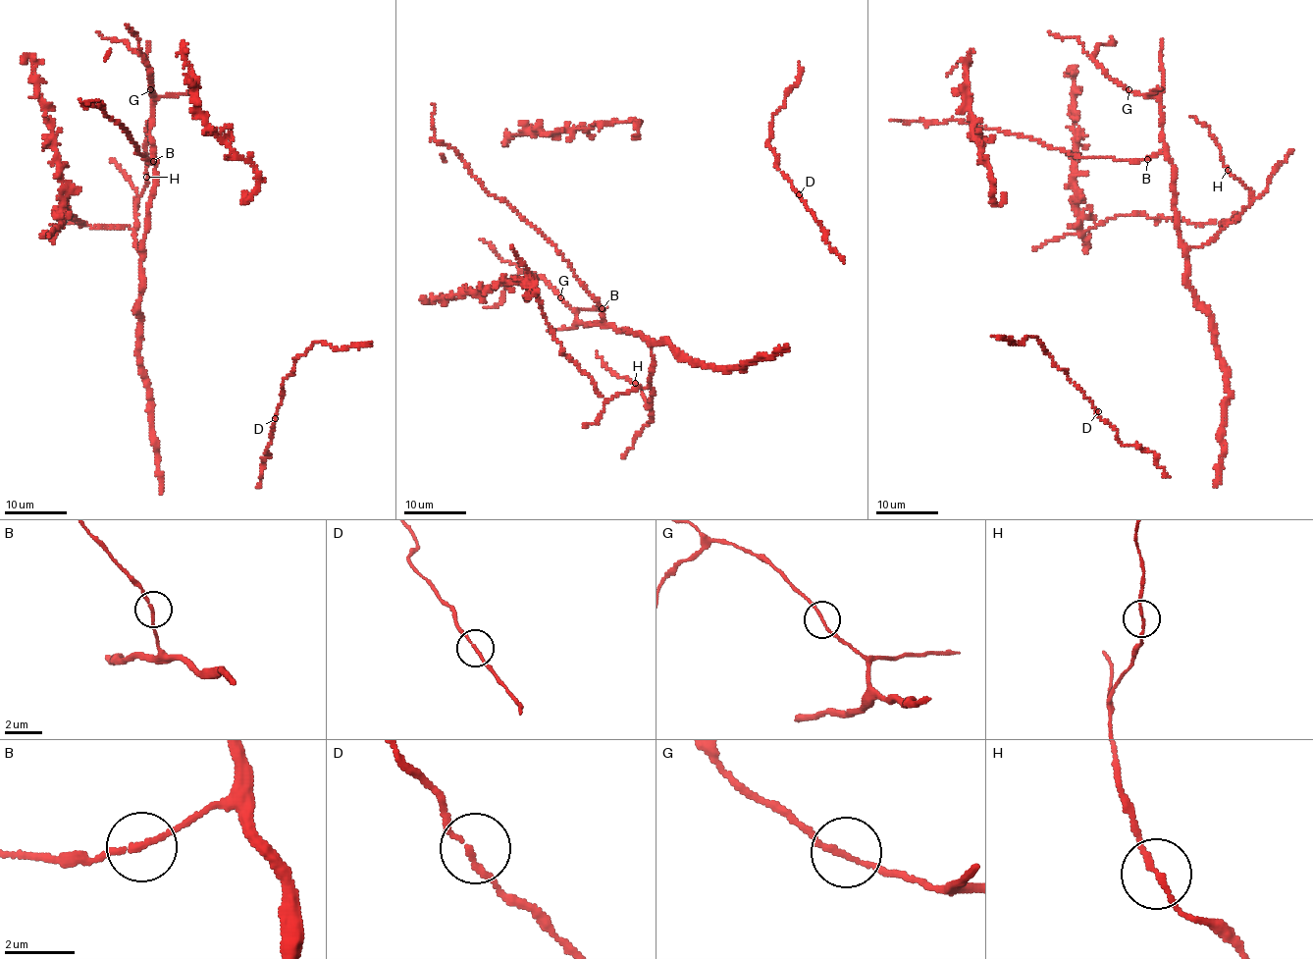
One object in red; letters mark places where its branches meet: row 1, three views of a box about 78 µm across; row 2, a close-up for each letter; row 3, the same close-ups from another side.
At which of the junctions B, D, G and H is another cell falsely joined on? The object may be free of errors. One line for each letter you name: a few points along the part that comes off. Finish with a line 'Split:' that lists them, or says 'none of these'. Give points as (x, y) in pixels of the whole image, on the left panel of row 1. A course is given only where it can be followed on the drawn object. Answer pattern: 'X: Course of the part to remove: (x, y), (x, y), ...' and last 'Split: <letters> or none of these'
H: Course of the part to remove: (146, 177), (145, 133), (149, 121)
Split: H

